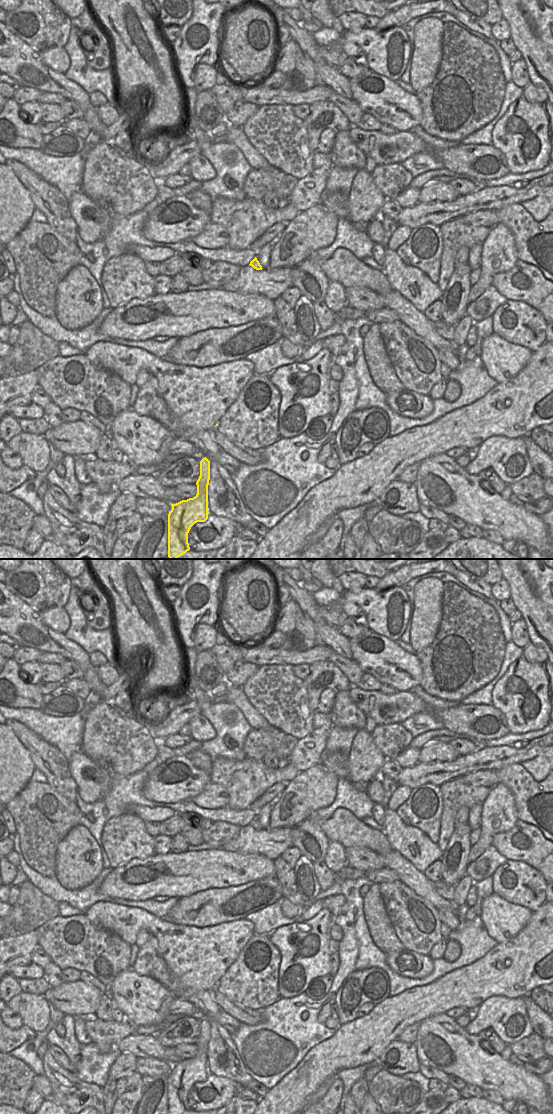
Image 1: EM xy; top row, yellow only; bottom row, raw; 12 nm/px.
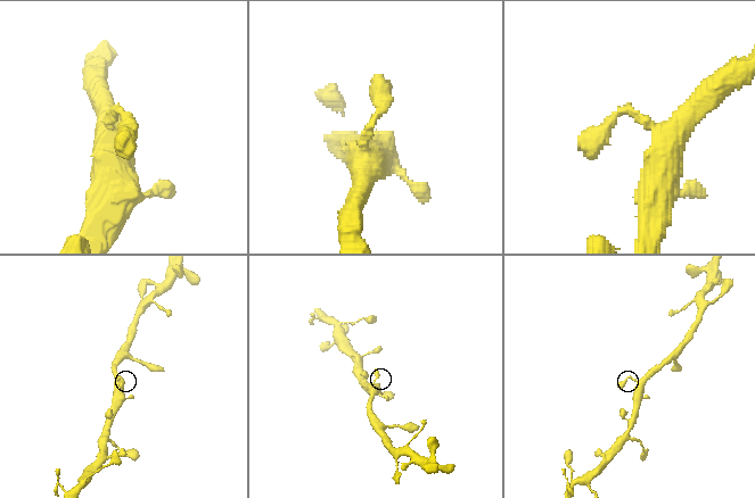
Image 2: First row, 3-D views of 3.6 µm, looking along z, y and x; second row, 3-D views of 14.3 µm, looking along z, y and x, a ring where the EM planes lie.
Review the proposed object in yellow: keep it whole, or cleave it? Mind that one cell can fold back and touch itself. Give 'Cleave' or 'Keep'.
Keep

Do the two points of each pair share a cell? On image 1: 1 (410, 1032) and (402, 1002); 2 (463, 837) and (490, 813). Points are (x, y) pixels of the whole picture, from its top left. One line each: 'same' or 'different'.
1: different
2: different

